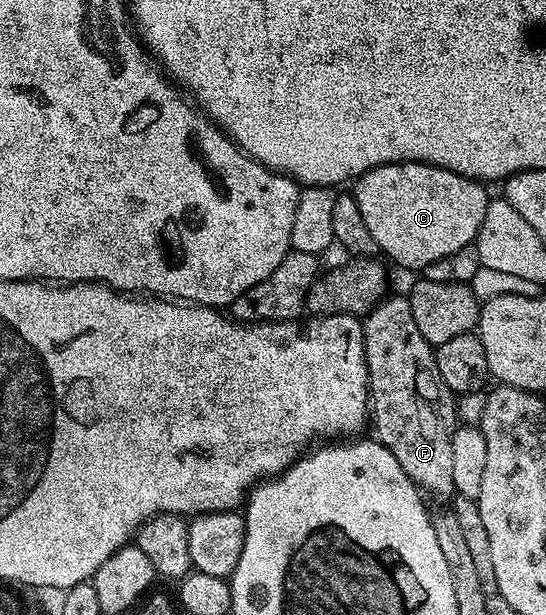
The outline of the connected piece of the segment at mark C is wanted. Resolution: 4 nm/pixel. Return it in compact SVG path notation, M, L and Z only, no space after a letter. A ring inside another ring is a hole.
M387 163L361 175L355 180L354 187L358 209L362 212L377 248L381 252L385 251L398 266L409 267L416 273L423 272L426 265L448 257L458 249L473 246L490 202L490 194L483 182L467 179L450 169L429 163Z

